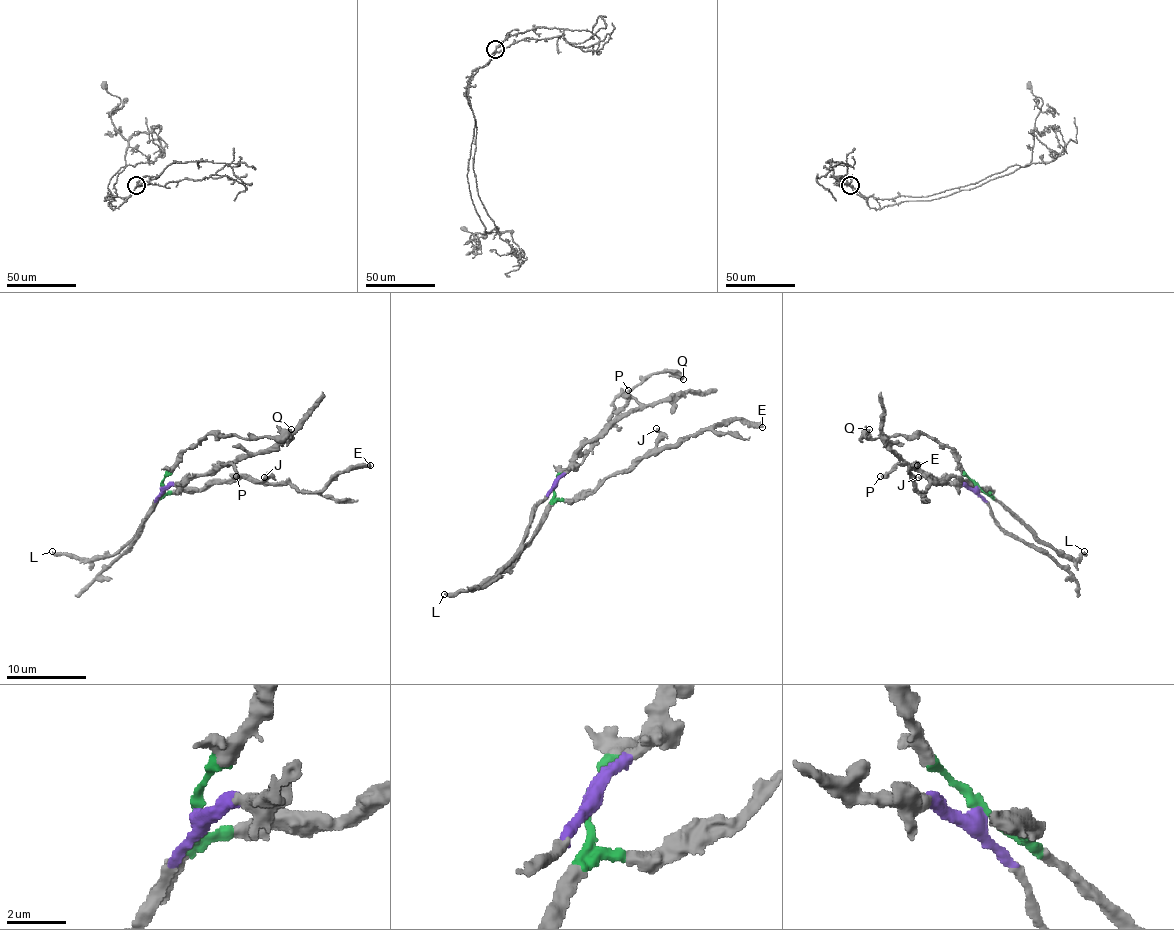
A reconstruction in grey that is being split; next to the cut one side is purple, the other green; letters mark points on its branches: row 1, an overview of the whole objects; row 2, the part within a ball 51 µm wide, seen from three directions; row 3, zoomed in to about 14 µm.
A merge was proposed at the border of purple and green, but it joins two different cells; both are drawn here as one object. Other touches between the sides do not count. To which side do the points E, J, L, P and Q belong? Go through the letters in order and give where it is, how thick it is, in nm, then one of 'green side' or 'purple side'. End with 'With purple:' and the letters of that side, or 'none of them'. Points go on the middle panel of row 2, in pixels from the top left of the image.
E: (762, 427) | 460 nm | green side
J: (656, 428) | 340 nm | green side
L: (444, 594) | 320 nm | green side
P: (628, 390) | 500 nm | purple side
Q: (683, 379) | 480 nm | green side
With purple: P

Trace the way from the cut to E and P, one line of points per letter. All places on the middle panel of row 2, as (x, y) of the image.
E: (553, 487), (564, 499), (584, 499), (608, 477), (691, 436), (733, 420), (763, 428)
P: (553, 487), (576, 453), (628, 398), (628, 390)

